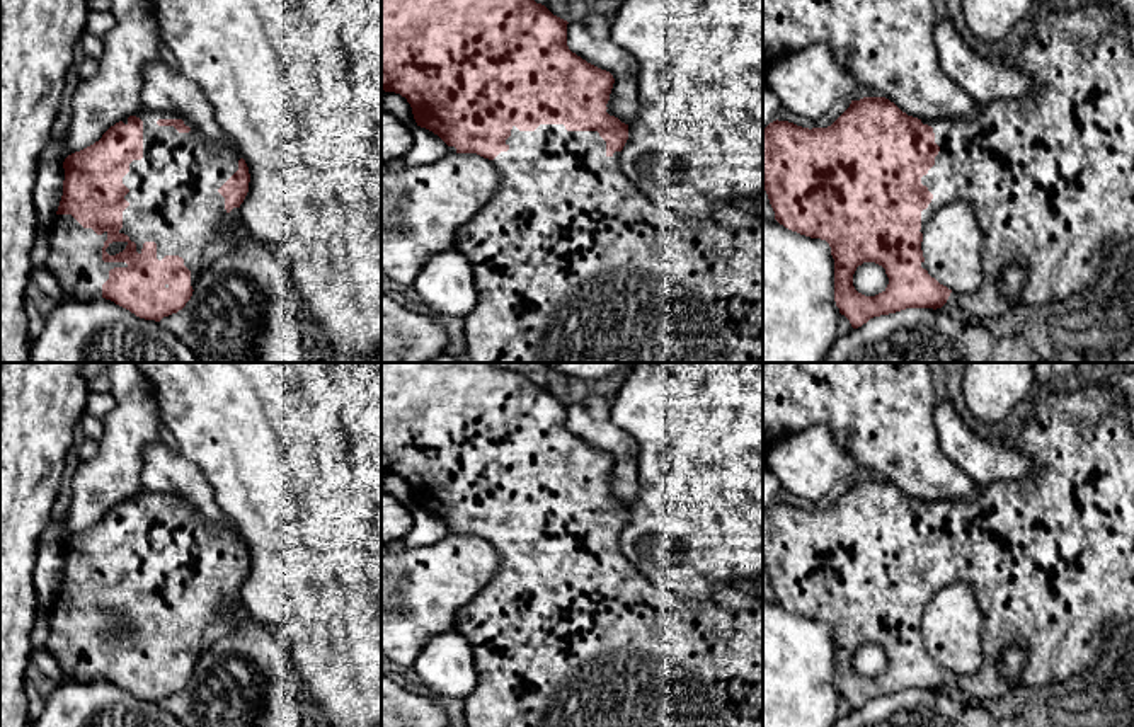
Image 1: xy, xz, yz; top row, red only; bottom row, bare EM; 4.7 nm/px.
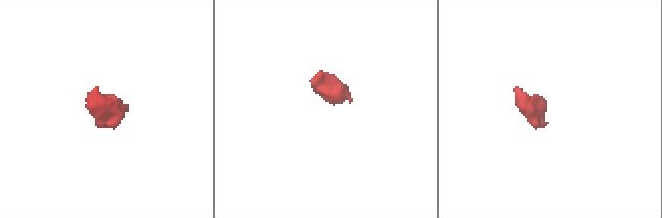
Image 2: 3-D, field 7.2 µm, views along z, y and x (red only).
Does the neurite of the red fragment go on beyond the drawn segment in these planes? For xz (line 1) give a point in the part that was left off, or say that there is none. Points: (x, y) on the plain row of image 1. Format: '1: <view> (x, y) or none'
1: xz (569, 632)

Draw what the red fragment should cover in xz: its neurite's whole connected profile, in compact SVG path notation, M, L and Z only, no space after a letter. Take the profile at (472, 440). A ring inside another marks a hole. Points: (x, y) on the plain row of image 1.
M381 363L381 470L405 478L417 507L438 516L450 528L450 533L477 535L489 540L499 555L499 567L494 577L455 616L455 628L472 645L478 674L477 688L463 700L467 727L763 727L763 601L741 584L715 584L703 599L683 601L674 592L649 581L623 555L618 543L620 533L628 521L628 506L606 494L615 460L610 453L587 444L569 431L567 405L567 402L553 397L545 386L494 363Z

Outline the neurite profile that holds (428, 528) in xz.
M415 507L412 509L412 516L414 526L404 536L407 548L419 548L438 543L450 533L450 528L438 516L426 509Z

